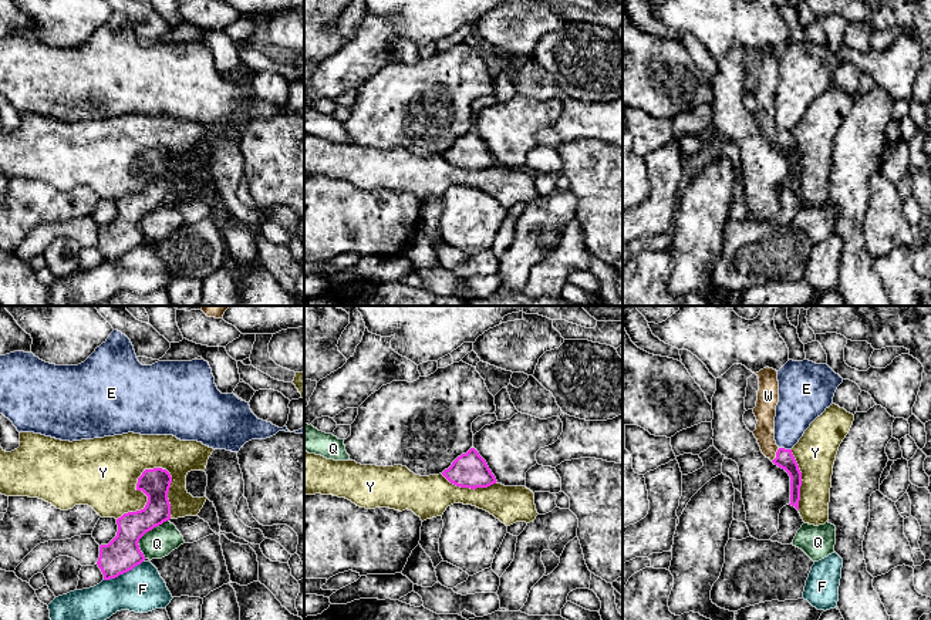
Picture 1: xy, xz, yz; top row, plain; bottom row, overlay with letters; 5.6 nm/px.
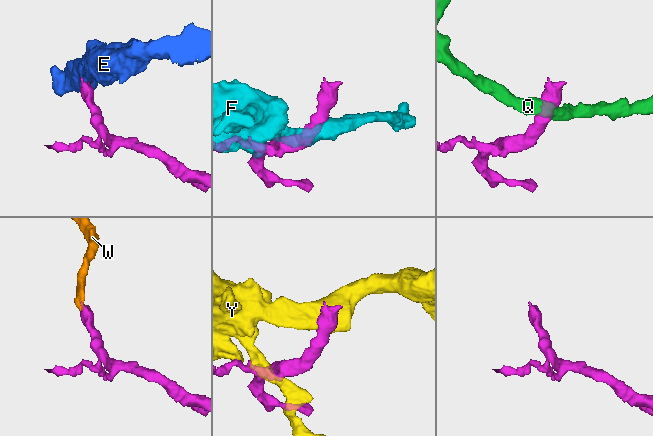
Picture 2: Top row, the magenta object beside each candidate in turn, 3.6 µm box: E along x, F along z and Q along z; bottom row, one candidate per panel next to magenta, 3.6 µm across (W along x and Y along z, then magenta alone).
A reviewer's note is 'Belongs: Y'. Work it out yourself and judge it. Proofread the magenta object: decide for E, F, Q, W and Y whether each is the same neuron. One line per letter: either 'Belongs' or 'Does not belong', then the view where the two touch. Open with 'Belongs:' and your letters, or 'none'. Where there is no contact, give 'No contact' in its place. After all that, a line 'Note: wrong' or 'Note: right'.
Belongs: W
E: Does not belong. Touches magenta in yz
F: Does not belong. Touches magenta in xy
Q: Does not belong. Touches magenta in xy
W: Belongs. Touches magenta in yz
Y: Does not belong. Touches magenta in xy
Note: wrong

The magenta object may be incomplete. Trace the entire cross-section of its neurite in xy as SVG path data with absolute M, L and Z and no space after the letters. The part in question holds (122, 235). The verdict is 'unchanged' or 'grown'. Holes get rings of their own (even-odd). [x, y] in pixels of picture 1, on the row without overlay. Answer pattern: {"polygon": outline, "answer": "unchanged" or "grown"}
{"polygon": "M162 149L145 151L138 159L136 172L142 172L148 183L144 191L118 199L117 218L108 226L99 228L97 246L104 262L115 260L145 242L138 223L146 213L171 201L171 164L171 155Z", "answer": "unchanged"}

